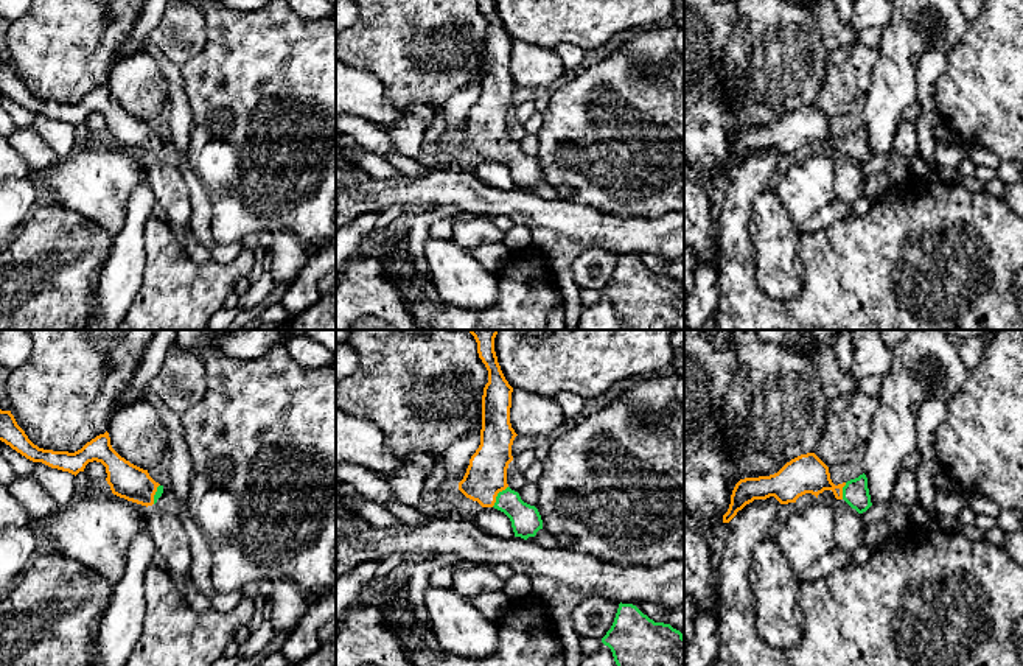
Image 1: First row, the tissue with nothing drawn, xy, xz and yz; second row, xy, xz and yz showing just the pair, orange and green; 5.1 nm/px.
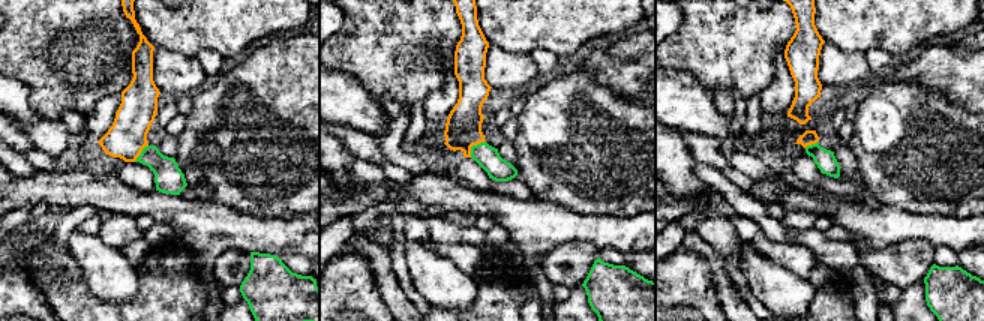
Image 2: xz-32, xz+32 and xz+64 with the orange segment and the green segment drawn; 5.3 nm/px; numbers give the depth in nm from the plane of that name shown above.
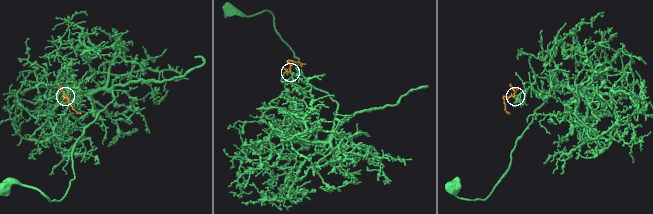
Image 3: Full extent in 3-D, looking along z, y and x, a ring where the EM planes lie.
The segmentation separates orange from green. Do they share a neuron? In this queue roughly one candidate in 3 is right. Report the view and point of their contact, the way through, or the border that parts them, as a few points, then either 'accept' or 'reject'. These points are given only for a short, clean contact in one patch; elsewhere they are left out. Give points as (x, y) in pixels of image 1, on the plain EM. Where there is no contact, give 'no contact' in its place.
xz (496, 147) | across xz (485, 128), (485, 134), (496, 147), (504, 150), (526, 171) | accept

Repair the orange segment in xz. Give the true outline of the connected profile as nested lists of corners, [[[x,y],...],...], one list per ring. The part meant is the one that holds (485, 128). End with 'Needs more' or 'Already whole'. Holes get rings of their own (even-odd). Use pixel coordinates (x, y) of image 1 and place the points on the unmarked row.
[[[477,0],[477,5],[488,22],[482,47],[480,96],[470,110],[459,142],[482,159],[504,163],[515,188],[527,191],[543,181],[543,171],[538,160],[524,154],[507,135],[512,96],[518,87],[510,75],[513,39],[501,22],[494,0]]]. Needs more

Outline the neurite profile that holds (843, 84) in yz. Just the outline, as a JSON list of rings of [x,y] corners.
[[[855,44],[843,65],[829,64],[815,106],[827,118],[847,114],[852,103],[858,96],[866,95],[878,56],[880,47]]]

